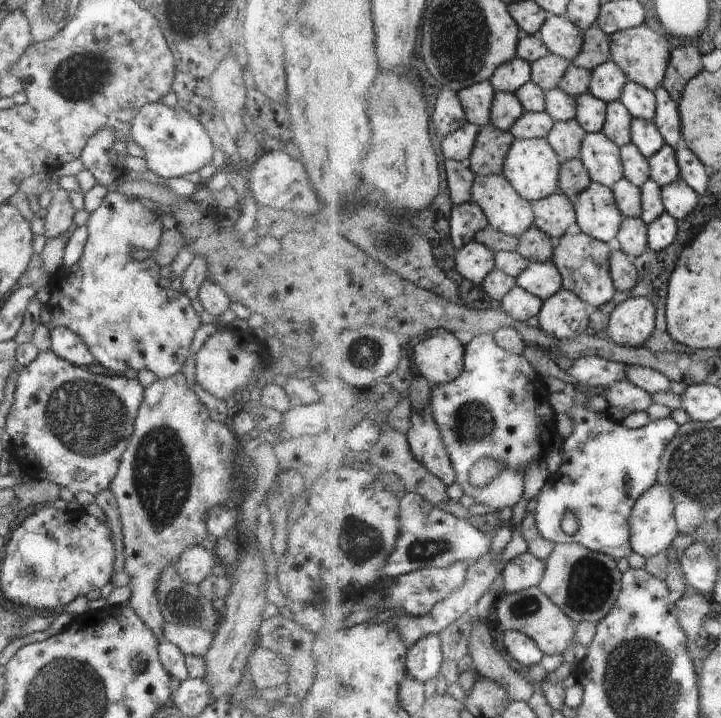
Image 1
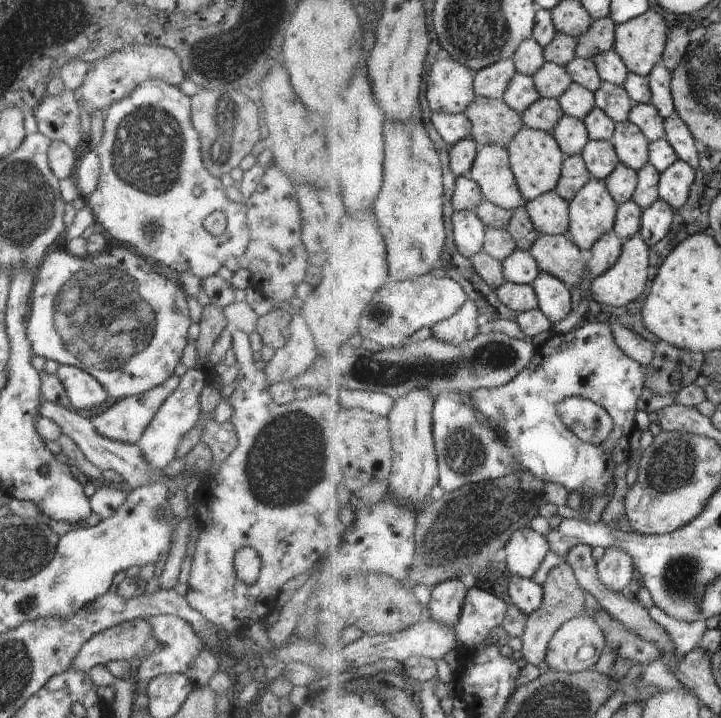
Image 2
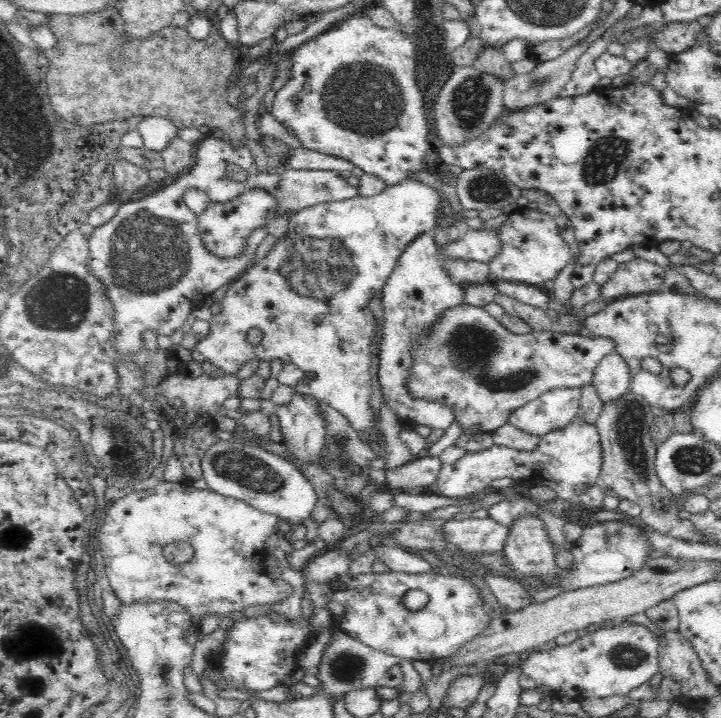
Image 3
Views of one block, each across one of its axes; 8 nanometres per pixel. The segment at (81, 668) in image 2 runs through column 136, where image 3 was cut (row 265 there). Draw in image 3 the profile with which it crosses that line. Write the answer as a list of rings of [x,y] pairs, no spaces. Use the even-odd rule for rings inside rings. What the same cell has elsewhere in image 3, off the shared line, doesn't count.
[[[639,257],[620,263],[610,280],[600,288],[601,299],[611,301],[629,295],[651,293],[662,288],[666,268]]]

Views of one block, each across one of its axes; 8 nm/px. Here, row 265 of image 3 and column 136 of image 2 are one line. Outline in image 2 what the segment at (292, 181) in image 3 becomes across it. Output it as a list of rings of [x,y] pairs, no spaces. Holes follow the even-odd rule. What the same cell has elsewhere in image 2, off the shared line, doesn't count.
[[[152,79],[143,82],[138,85],[136,90],[130,93],[130,96],[119,100],[116,104],[112,104],[110,108],[107,108],[106,118],[104,119],[103,134],[98,146],[93,149],[98,158],[100,158],[100,180],[98,180],[98,186],[87,197],[84,198],[85,204],[89,206],[96,218],[95,222],[98,222],[97,228],[108,234],[111,238],[114,238],[116,242],[120,244],[126,244],[128,250],[131,250],[134,254],[138,254],[150,261],[154,260],[162,265],[168,266],[170,269],[177,271],[178,273],[190,272],[194,276],[198,276],[200,279],[208,278],[208,276],[214,276],[218,274],[218,270],[225,265],[226,260],[230,258],[240,258],[244,256],[246,252],[246,246],[248,246],[248,240],[250,240],[250,229],[247,223],[247,208],[243,202],[235,203],[226,197],[225,186],[216,176],[212,176],[202,162],[201,150],[199,147],[199,134],[196,132],[194,125],[191,121],[191,97],[184,94],[180,90],[180,87],[175,87],[162,80]],[[212,212],[224,212],[226,218],[228,216],[228,224],[226,232],[220,236],[212,236],[208,234],[208,231],[202,226],[204,219]],[[148,226],[154,226],[154,232],[148,232],[146,228]]]

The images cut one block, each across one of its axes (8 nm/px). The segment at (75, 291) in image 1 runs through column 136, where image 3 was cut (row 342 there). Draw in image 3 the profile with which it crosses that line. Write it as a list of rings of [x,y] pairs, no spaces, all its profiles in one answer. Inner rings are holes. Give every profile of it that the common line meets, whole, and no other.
[[[410,178],[404,180],[404,182],[400,182],[400,184],[388,185],[376,196],[366,196],[366,198],[358,196],[348,200],[320,203],[295,212],[291,216],[291,219],[289,219],[289,235],[281,237],[266,257],[256,260],[252,270],[242,273],[240,278],[233,281],[227,288],[225,296],[220,295],[221,311],[210,320],[210,335],[198,342],[194,350],[200,352],[204,356],[205,361],[209,361],[222,372],[232,375],[240,372],[240,368],[244,367],[244,364],[247,364],[250,360],[269,362],[270,360],[280,359],[284,365],[288,363],[296,364],[305,375],[292,389],[294,393],[308,395],[314,397],[314,399],[318,399],[320,403],[327,403],[332,409],[336,409],[340,414],[343,414],[356,432],[370,430],[374,426],[374,414],[372,413],[372,406],[370,406],[370,398],[372,398],[372,382],[370,381],[369,372],[372,362],[372,348],[370,348],[370,344],[372,344],[372,337],[375,336],[376,322],[374,315],[368,309],[368,304],[370,304],[370,299],[374,298],[374,294],[378,294],[383,289],[388,277],[396,266],[397,260],[406,250],[408,244],[419,234],[428,231],[434,232],[436,222],[438,222],[440,204],[442,204],[441,194],[443,193],[438,192],[438,190],[436,191],[436,189],[428,184],[423,184],[417,178]],[[252,328],[260,329],[260,332],[264,335],[258,346],[253,346],[247,340],[247,334]]]

